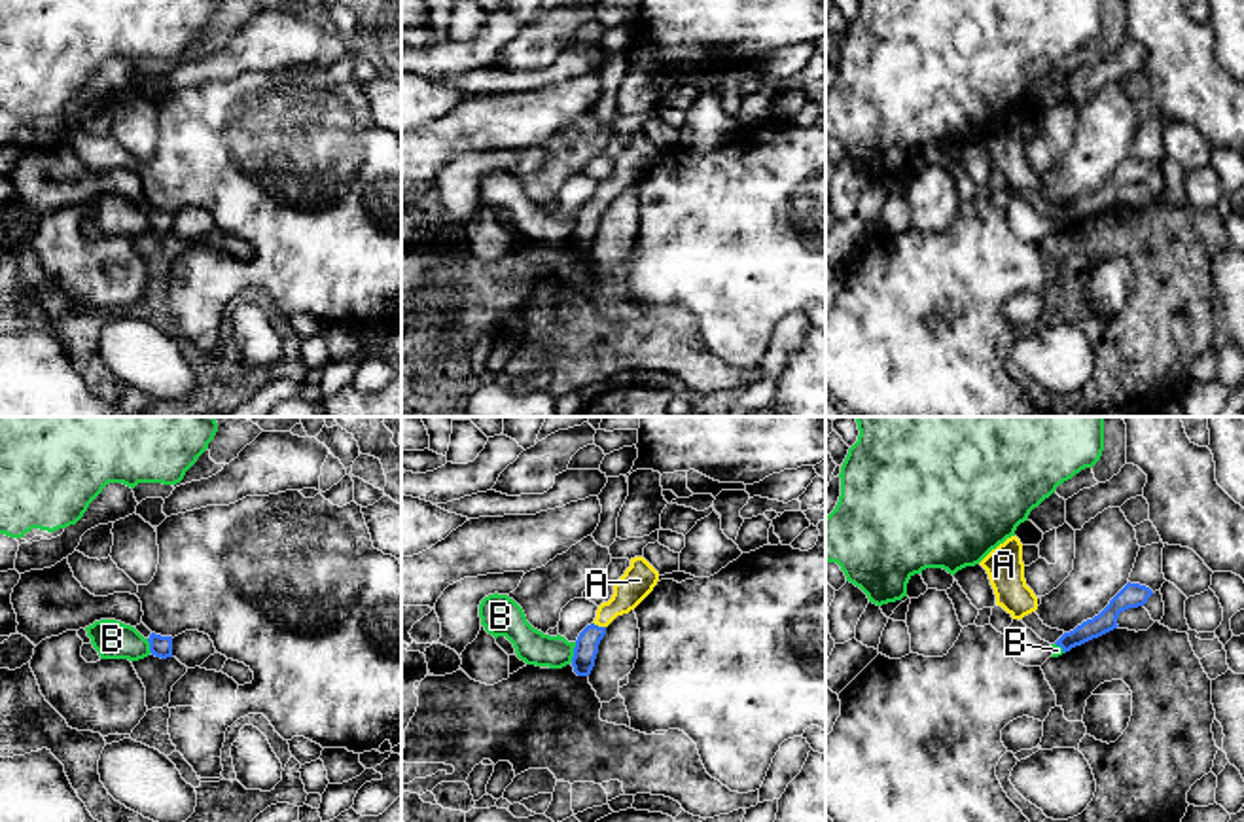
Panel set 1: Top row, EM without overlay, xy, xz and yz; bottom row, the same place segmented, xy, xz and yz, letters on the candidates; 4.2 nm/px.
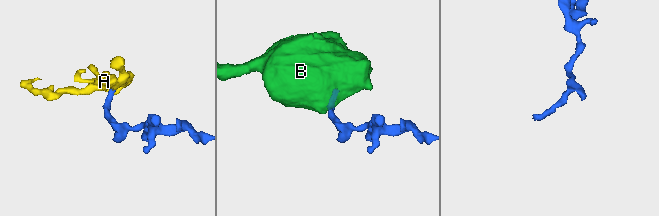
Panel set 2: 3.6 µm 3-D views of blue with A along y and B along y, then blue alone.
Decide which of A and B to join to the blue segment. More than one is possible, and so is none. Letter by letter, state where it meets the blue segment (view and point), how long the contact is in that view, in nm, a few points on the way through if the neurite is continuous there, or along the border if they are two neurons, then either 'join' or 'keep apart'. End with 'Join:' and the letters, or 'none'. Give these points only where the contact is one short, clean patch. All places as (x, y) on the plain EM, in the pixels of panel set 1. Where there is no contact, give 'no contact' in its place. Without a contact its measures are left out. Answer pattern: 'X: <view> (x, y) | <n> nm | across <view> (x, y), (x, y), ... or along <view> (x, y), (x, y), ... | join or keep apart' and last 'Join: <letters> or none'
A: xz (597, 201) | 60 nm | across xz (586, 226), (597, 201), (637, 158) | join
B: xz (574, 228) | 90 nm | along xz (576, 218), (570, 237) | keep apart
Join: A

